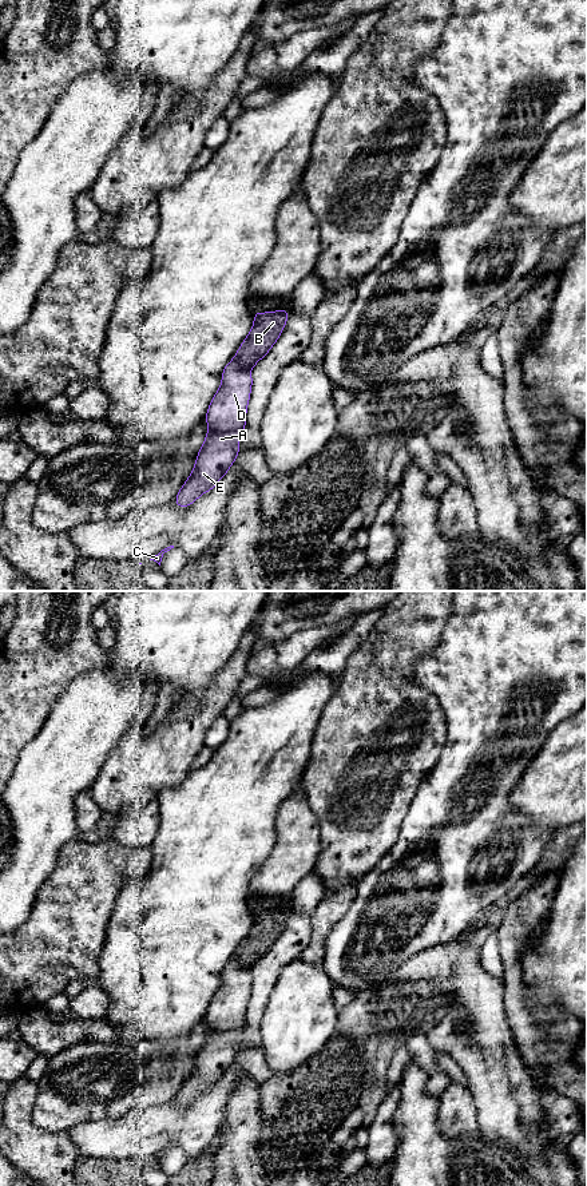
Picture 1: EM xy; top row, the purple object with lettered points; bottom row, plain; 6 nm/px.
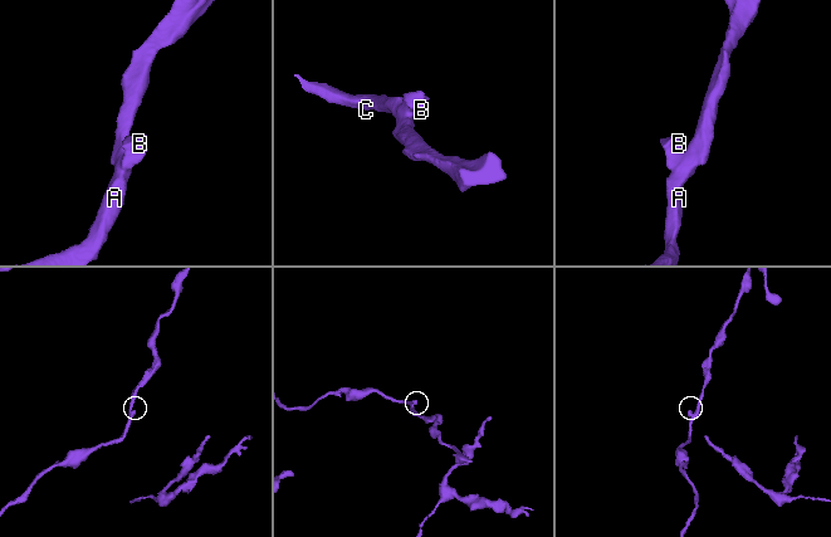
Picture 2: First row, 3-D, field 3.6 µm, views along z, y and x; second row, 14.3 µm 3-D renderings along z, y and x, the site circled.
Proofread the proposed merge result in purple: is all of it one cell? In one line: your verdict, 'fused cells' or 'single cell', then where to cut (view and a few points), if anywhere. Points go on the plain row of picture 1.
fused cells; cut xy (236, 955), (248, 970)

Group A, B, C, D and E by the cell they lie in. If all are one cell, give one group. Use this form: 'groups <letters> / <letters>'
groups A C D E / B

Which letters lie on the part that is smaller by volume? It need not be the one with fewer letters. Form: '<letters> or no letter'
B

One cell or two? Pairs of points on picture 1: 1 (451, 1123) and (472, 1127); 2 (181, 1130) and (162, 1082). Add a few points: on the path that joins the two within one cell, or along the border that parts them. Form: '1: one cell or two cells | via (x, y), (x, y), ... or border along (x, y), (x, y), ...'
1: one cell | via (456, 1123), (467, 1123)
2: two cells | border along (173, 1099), (139, 1110)

